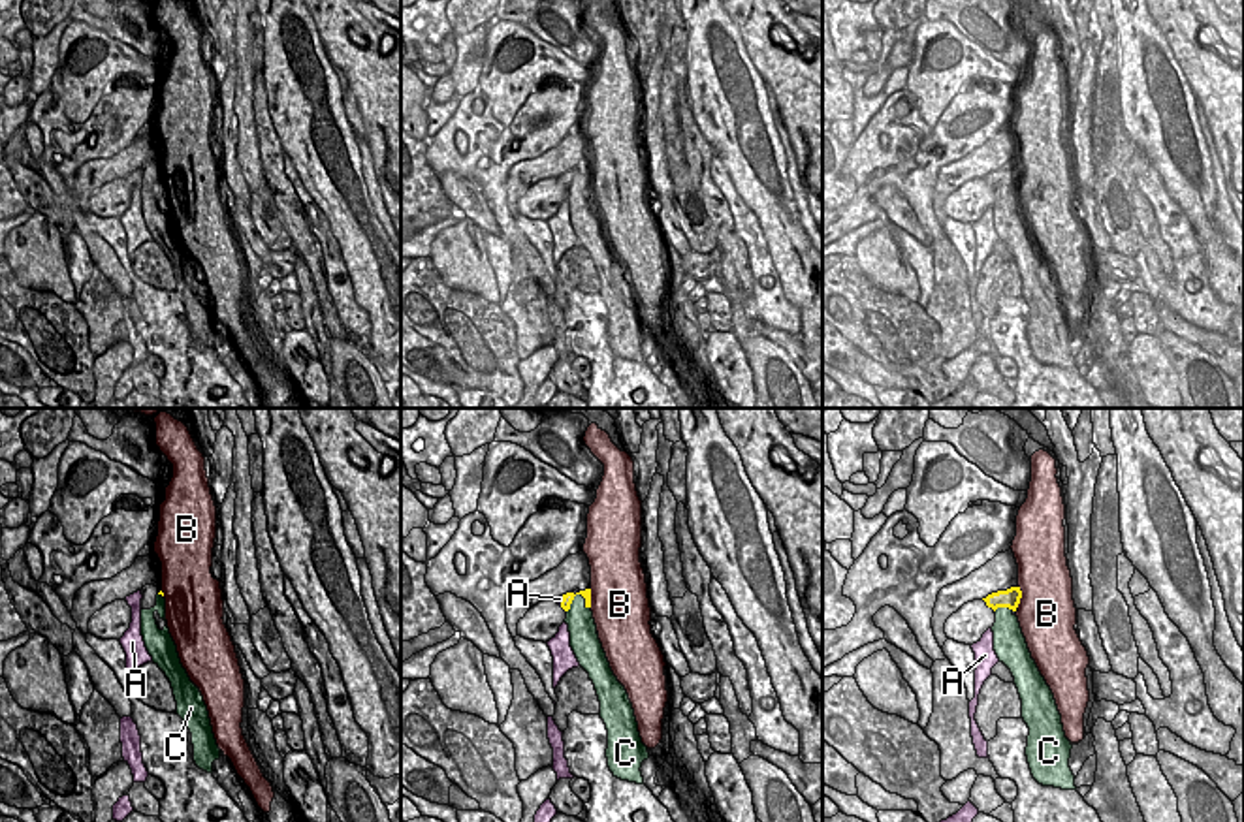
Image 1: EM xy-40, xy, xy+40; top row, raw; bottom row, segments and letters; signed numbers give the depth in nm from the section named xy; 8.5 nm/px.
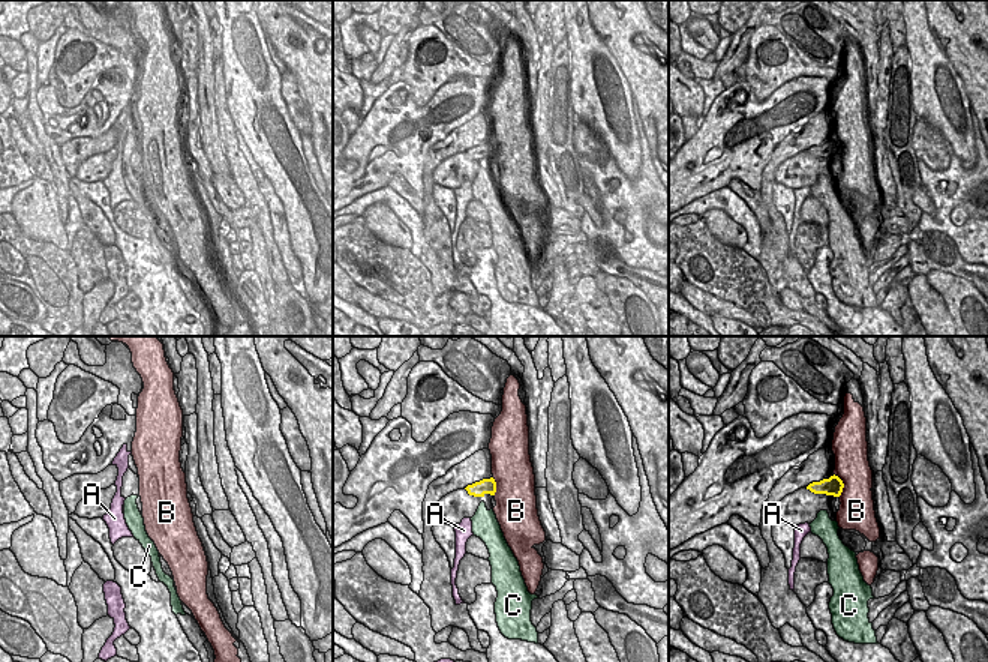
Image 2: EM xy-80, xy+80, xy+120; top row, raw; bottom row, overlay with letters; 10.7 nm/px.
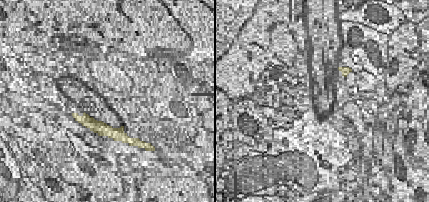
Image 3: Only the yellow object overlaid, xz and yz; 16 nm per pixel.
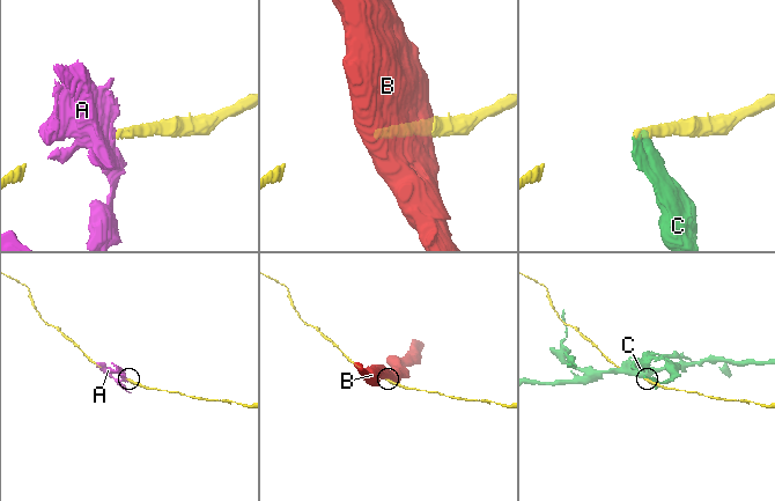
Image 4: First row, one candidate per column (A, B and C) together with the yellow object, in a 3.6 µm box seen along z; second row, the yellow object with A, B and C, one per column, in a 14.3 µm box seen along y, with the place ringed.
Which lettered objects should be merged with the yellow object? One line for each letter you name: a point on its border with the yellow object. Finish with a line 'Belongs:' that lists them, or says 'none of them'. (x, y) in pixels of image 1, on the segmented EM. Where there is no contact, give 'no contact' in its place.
Belongs: none of them

